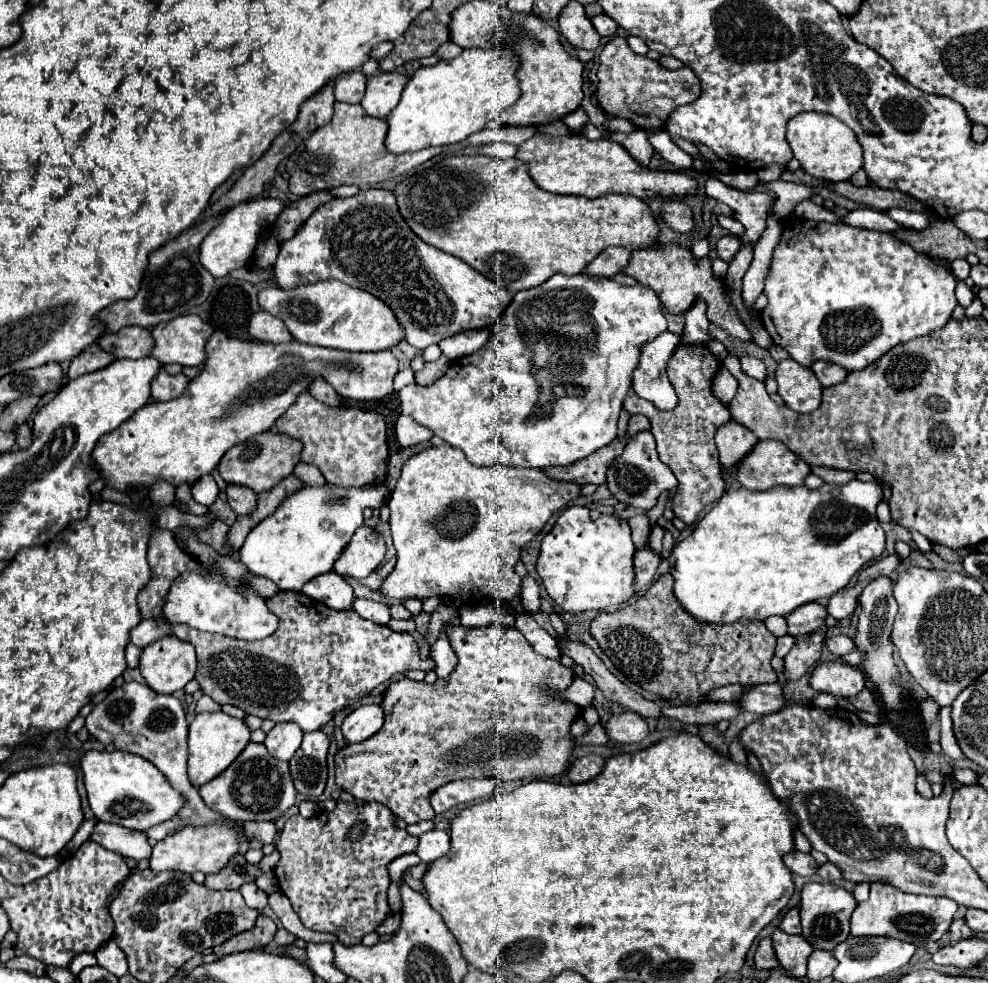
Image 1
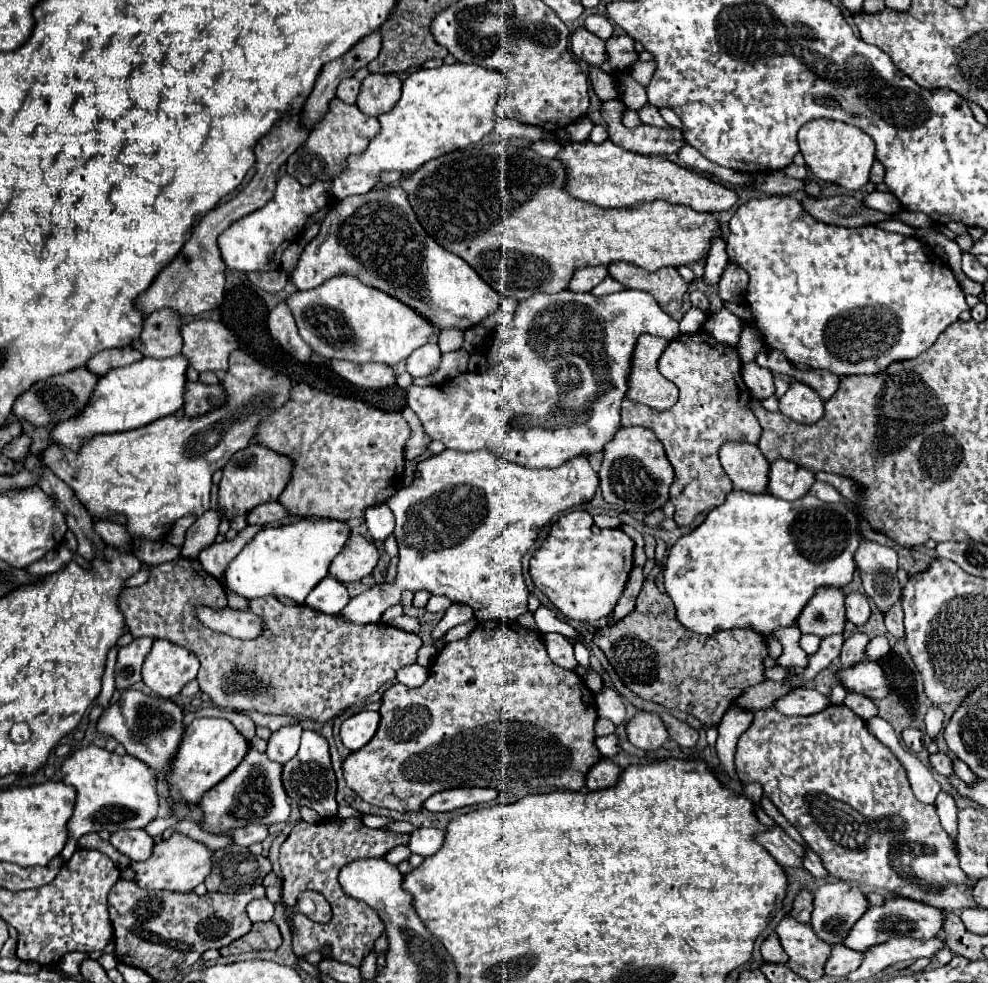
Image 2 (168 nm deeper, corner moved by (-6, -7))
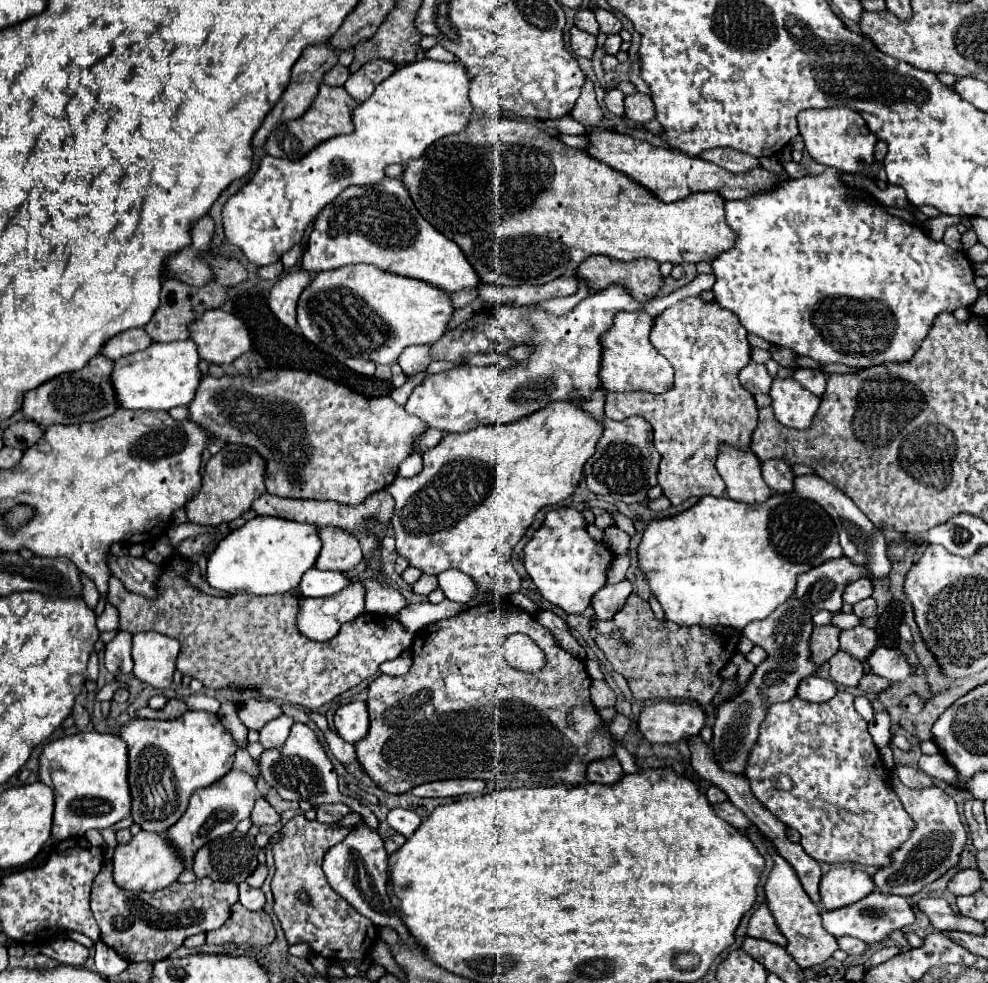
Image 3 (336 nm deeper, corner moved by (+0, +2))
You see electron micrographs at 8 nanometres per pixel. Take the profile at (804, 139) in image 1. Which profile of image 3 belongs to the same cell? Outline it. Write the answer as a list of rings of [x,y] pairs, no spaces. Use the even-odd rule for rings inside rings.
[[[830,107],[830,109],[806,109],[798,115],[800,135],[804,137],[806,151],[814,161],[826,167],[836,167],[846,173],[862,173],[874,163],[876,135],[868,131],[862,115],[848,107]]]

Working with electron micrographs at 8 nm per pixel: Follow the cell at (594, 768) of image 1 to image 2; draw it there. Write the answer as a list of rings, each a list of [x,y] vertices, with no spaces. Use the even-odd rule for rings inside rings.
[[[598,760],[588,776],[586,776],[586,790],[602,790],[602,788],[610,788],[616,784],[620,776],[620,766],[614,764],[612,760]]]

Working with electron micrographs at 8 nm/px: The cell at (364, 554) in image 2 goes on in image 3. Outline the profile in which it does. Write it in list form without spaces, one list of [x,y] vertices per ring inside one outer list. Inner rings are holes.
[[[324,527],[318,535],[322,539],[322,551],[316,559],[318,569],[346,573],[362,561],[358,539],[352,533],[336,527]]]

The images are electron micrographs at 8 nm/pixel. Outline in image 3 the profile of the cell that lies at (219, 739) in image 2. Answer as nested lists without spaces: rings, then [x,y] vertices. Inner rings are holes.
[[[186,711],[178,719],[158,721],[158,719],[142,719],[132,717],[120,727],[118,733],[128,743],[128,785],[132,795],[132,819],[148,833],[164,833],[168,831],[186,811],[190,795],[200,789],[220,781],[234,763],[236,743],[228,729],[220,723],[218,715],[206,711]]]

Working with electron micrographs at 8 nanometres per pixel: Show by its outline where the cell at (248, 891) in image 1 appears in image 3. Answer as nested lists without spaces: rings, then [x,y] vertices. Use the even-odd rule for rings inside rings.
[[[240,883],[238,889],[240,889],[240,899],[238,899],[238,901],[240,901],[246,909],[250,909],[250,911],[260,911],[260,909],[264,907],[264,893],[262,893],[262,889],[254,889],[254,887],[246,885],[246,883]]]

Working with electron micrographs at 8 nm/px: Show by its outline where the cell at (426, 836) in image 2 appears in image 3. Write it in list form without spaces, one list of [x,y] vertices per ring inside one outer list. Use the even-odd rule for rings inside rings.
[[[392,809],[386,821],[396,833],[402,833],[404,837],[410,837],[422,823],[422,819],[414,811],[408,811],[408,809]]]

